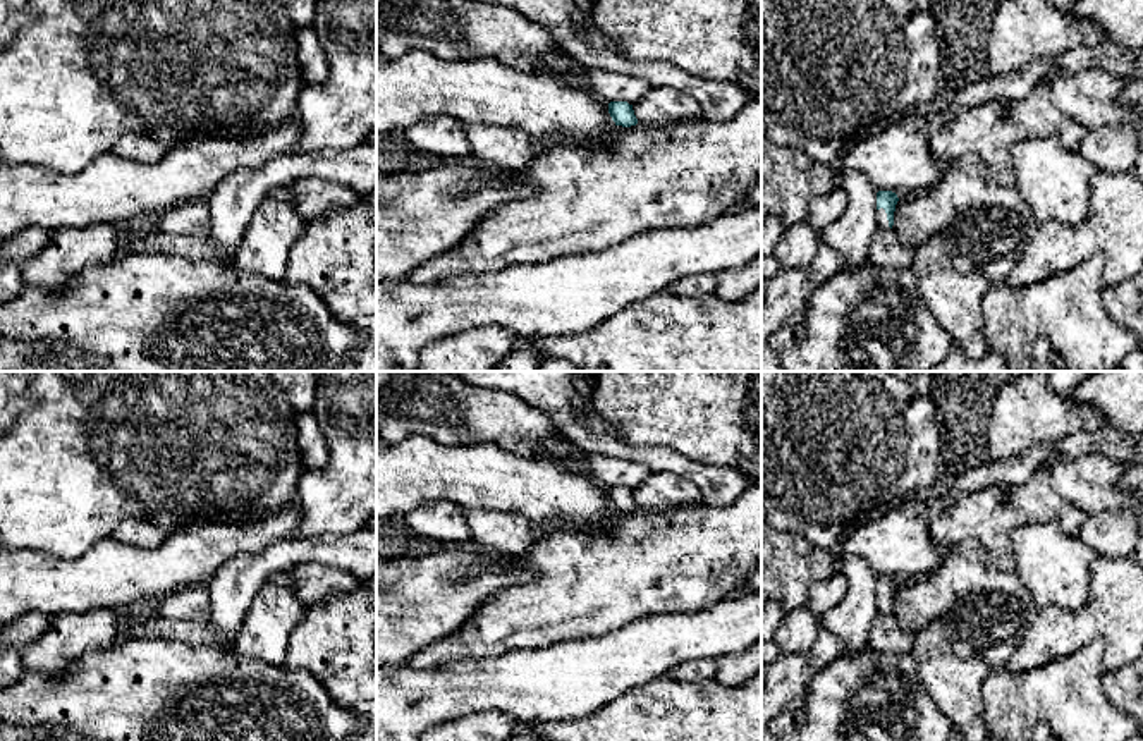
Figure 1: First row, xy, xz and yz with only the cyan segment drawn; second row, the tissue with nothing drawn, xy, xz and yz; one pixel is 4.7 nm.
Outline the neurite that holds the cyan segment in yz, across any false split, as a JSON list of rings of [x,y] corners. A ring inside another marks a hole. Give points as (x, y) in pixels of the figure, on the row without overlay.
[[[878,576],[877,578],[878,612],[892,614],[897,586],[899,586],[899,583],[892,576]]]

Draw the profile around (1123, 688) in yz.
[[[1143,655],[1117,671],[1105,671],[1102,686],[1107,700],[1121,712],[1136,719],[1143,734]]]

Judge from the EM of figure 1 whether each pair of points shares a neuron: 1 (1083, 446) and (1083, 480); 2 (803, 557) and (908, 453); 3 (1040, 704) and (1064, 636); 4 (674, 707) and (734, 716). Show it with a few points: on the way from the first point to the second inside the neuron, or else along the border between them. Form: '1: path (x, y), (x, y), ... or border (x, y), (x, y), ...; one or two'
1: border (1114, 461), (1051, 451), (1044, 463); two
2: border (779, 530), (798, 533), (829, 551); two
3: border (1092, 642), (1018, 674); two
4: path (690, 716), (719, 716); one

